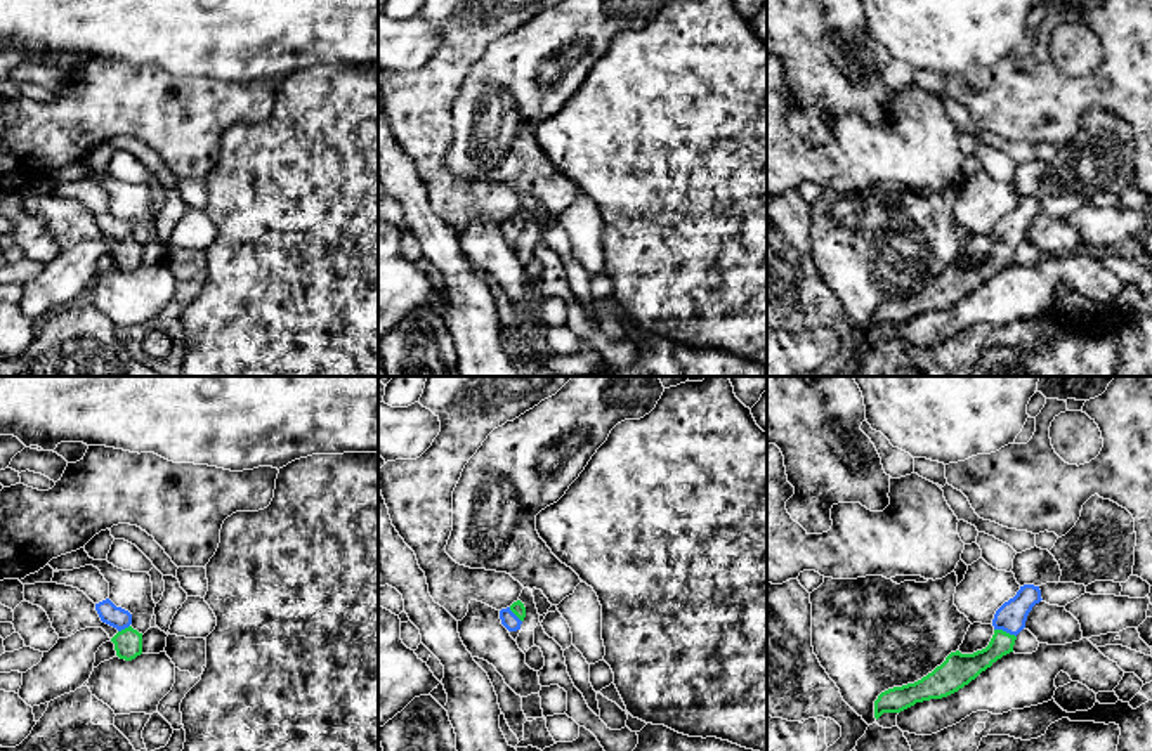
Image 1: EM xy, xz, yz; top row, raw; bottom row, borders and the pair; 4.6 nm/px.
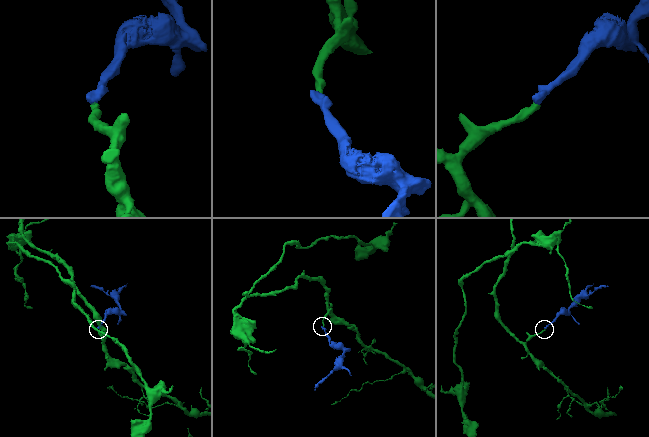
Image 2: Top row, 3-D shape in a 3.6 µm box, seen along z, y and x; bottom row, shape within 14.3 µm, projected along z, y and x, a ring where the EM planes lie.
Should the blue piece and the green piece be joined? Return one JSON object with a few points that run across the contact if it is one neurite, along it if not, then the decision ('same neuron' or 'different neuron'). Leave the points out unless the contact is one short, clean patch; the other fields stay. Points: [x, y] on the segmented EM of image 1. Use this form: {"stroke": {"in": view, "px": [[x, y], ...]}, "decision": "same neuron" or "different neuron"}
{"stroke": {"in": "yz", "px": [[1012, 616], [1005, 630], [982, 659], [965, 666]]}, "decision": "same neuron"}

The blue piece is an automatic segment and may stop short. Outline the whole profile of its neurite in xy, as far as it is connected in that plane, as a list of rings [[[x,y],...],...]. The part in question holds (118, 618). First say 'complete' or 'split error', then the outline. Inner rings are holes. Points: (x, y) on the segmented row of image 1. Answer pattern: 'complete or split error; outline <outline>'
split error; outline [[[109,598],[95,604],[95,611],[102,623],[118,630],[111,642],[120,659],[132,661],[142,654],[142,633],[130,626],[132,614],[128,611],[116,607]]]

